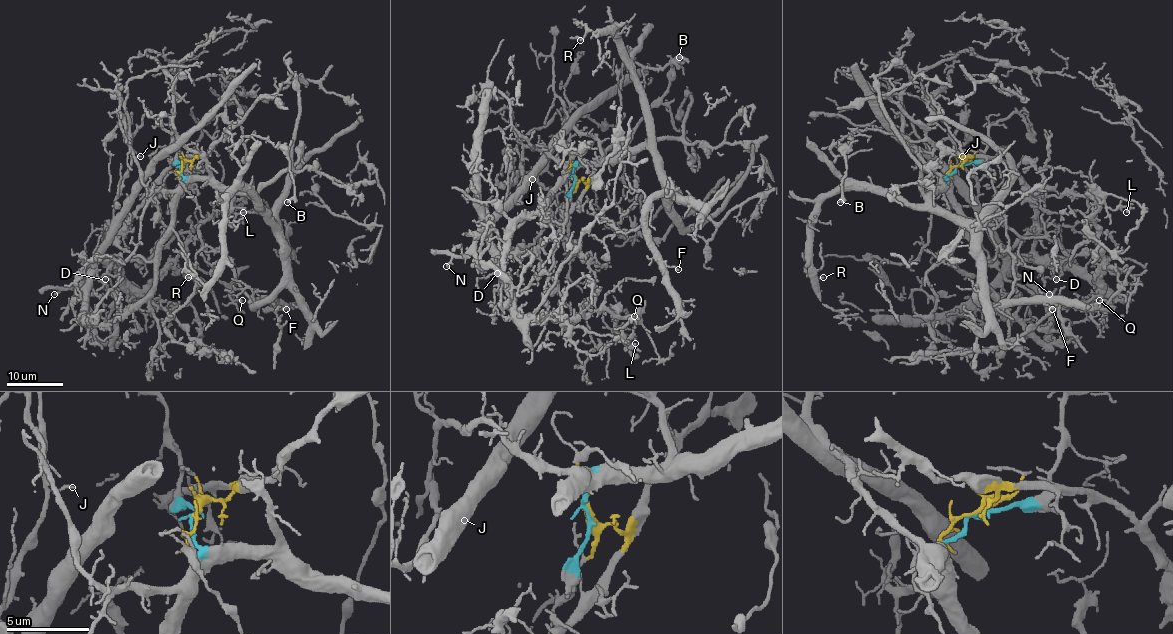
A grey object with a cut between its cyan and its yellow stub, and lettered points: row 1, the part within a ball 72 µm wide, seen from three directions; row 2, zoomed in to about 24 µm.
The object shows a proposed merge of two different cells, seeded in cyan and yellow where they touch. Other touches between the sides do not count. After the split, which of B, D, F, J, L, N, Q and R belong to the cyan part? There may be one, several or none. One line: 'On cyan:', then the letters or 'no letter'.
On cyan: B, F, R

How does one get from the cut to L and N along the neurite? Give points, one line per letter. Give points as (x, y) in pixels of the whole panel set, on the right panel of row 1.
L: (959, 166), (978, 152), (1004, 160), (1034, 208), (1034, 251), (1100, 289), (1093, 215), (1100, 199), (1127, 212)
N: (959, 166), (978, 152), (1004, 160), (1013, 169), (1034, 208), (1034, 247), (1016, 271), (1049, 293)

